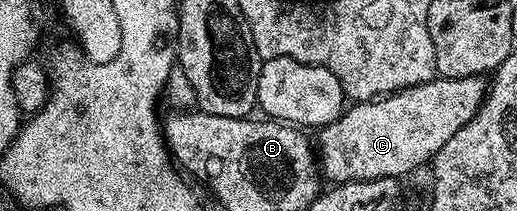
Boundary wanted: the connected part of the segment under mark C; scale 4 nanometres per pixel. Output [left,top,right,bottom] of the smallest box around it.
[316,76,487,184]

